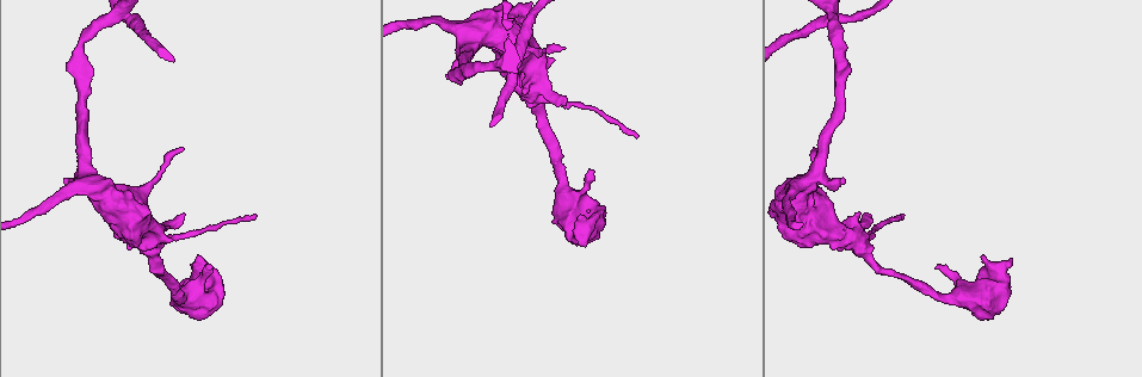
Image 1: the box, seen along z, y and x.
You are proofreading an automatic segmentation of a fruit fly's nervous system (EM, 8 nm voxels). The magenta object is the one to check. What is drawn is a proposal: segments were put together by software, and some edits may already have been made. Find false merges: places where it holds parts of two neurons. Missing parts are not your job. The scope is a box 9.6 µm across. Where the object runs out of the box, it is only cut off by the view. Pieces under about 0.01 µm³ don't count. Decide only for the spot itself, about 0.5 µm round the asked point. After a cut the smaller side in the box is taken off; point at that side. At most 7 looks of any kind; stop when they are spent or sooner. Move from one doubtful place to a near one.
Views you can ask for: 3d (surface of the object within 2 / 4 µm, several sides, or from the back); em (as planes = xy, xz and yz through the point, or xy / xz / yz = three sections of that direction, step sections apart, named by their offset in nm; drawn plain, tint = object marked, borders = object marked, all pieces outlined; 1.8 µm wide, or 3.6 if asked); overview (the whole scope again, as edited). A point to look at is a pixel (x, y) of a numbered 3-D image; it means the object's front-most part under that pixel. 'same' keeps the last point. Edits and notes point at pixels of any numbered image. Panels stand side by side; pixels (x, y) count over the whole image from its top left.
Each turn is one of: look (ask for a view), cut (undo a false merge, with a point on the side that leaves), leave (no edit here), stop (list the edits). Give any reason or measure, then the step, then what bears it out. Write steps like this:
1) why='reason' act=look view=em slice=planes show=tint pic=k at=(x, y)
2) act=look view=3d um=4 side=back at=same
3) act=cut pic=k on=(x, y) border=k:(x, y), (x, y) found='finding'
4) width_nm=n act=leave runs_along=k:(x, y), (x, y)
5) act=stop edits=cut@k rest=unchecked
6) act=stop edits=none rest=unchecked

why='sudden change in width' act=look view=em slice=planes show=tint pic=1 at=(533, 96)

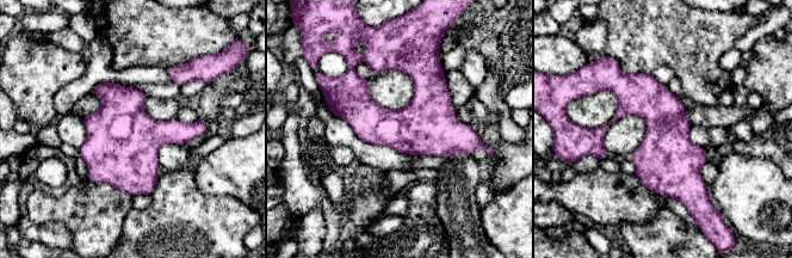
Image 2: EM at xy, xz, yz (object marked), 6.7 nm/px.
width_nm=360 act=leave found='all the same neuron'

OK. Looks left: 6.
why='thin arm on a thick one' act=look view=3d um=4 pic=1 at=(812, 179)

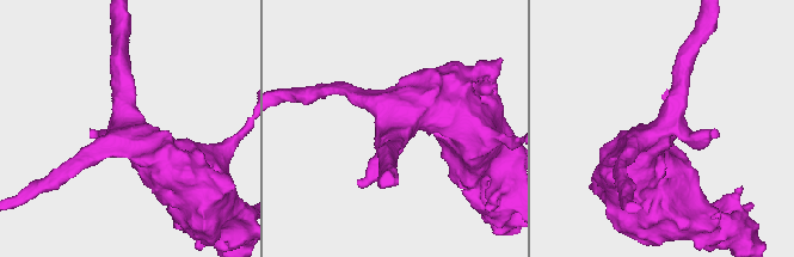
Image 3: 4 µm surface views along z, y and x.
arms=3 arm_widths_nm=260,300,700 why='now the EM' act=look view=em um=3.6 slice=xy step=4 show=tint pic=3 at=(657, 131)

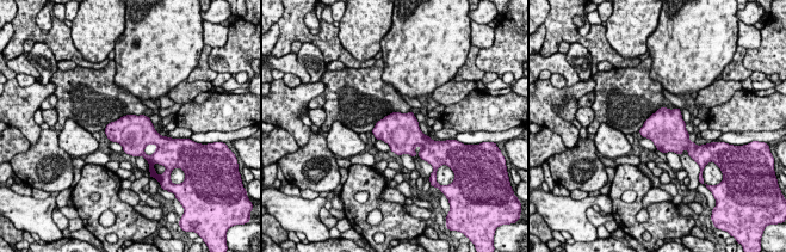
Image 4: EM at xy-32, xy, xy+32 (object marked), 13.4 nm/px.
why='another direction' act=look view=em um=3.6 slice=yz step=16 show=tint at=same

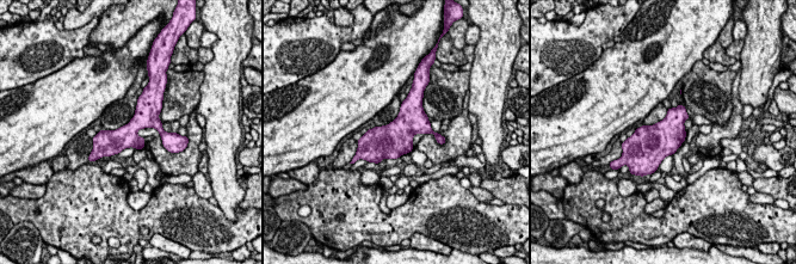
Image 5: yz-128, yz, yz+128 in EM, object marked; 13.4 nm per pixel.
width_nm=300 act=leave runs_along=5:(162, 133), (137, 122), (118, 140), (97, 140) found='continuous, no second neuron'

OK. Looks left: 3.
why='abrupt turn' act=look view=em slice=planes show=plain pic=1 at=(499, 69)

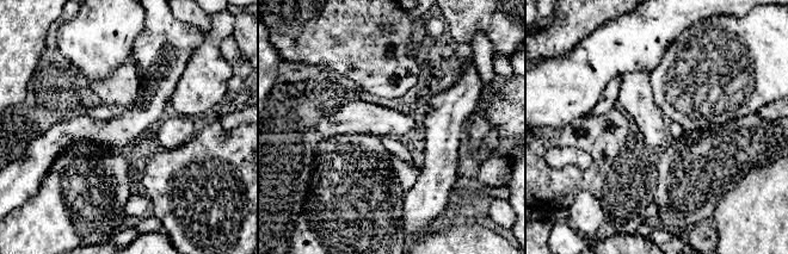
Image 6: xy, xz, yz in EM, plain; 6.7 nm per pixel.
why='see the neighbours' act=look view=em slice=planes show=borders at=same

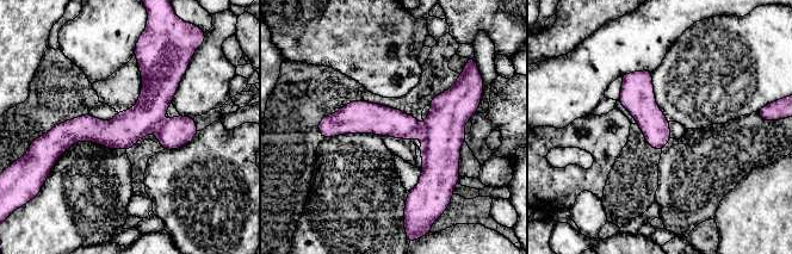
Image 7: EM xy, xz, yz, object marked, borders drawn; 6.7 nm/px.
act=leave runs_along=7:(464, 116), (440, 128), (322, 123) found='continuous, no second neuron'

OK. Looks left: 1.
act=stop edits=none rest=unchecked

